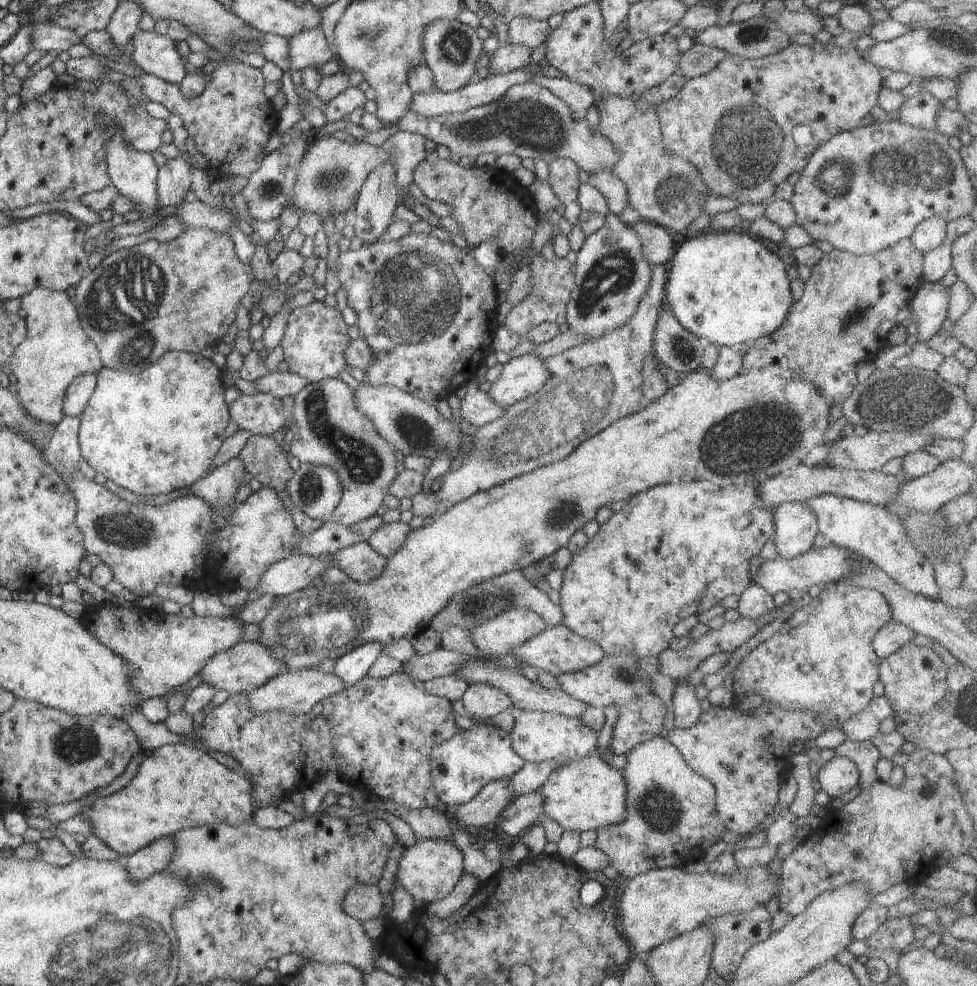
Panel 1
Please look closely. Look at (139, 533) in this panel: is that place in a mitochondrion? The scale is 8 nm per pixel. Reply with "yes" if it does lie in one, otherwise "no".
yes

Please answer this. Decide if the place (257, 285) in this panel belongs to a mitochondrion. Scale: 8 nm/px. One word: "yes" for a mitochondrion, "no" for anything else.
no

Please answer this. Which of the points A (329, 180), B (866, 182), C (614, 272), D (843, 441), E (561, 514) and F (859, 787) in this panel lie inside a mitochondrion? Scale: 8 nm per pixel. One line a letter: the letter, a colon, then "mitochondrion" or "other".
A: mitochondrion
B: mitochondrion
C: mitochondrion
D: other
E: mitochondrion
F: other

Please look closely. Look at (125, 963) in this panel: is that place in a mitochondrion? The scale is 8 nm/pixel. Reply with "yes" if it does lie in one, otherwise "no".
yes

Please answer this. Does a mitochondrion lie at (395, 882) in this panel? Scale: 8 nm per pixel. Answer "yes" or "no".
no

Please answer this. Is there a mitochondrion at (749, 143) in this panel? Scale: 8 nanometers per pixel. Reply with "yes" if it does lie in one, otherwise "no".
yes

